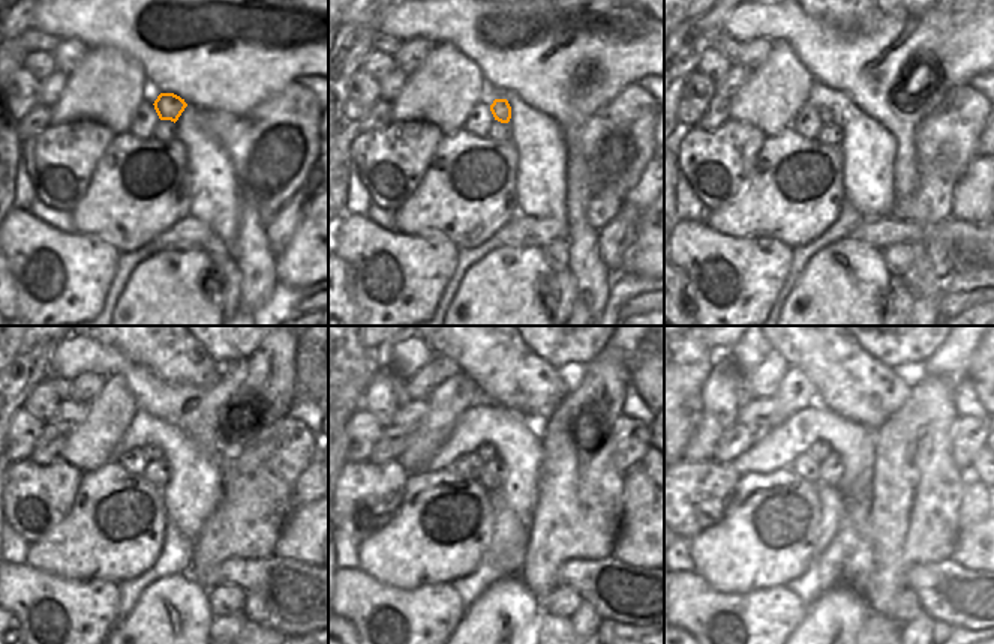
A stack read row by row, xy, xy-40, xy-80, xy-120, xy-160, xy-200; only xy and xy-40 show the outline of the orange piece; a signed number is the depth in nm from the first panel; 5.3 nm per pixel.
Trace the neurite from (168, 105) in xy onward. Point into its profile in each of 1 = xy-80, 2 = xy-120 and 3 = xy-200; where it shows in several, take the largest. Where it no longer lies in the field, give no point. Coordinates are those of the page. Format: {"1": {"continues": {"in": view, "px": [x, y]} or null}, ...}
{"1": {"continues": {"in": "xy-80", "px": [826, 116]}}, "2": {"continues": {"in": "xy-120", "px": [152, 452]}}, "3": {"continues": {"in": "xy-200", "px": [819, 451]}}}

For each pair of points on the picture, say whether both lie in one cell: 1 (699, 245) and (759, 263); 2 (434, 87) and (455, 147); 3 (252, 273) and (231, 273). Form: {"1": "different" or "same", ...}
{"1": "same", "2": "different", "3": "different"}

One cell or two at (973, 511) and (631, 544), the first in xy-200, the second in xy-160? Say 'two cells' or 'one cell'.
two cells

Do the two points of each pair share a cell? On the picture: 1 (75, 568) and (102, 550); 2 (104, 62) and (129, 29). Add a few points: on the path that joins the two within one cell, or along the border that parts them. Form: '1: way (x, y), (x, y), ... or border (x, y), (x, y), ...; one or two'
1: way (81, 562), (96, 550); one
2: border (89, 47), (113, 45), (128, 54), (143, 69); two

